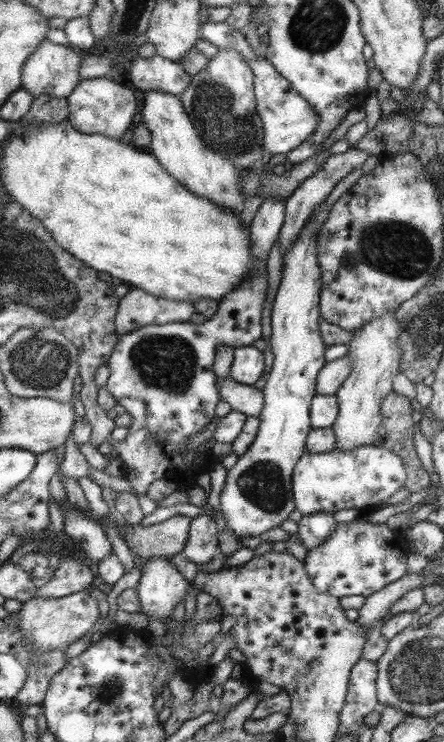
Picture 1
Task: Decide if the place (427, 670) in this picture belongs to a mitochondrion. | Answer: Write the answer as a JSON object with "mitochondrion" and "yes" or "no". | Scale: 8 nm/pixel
{"mitochondrion":"yes"}

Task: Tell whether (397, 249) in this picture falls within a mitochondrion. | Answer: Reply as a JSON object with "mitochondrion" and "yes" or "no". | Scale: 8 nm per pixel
{"mitochondrion":"yes"}

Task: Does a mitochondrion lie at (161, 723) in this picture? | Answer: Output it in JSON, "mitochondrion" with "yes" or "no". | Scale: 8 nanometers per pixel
{"mitochondrion":"no"}

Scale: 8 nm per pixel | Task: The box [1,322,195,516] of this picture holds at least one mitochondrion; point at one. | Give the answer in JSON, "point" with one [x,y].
{"point":[37,362]}

